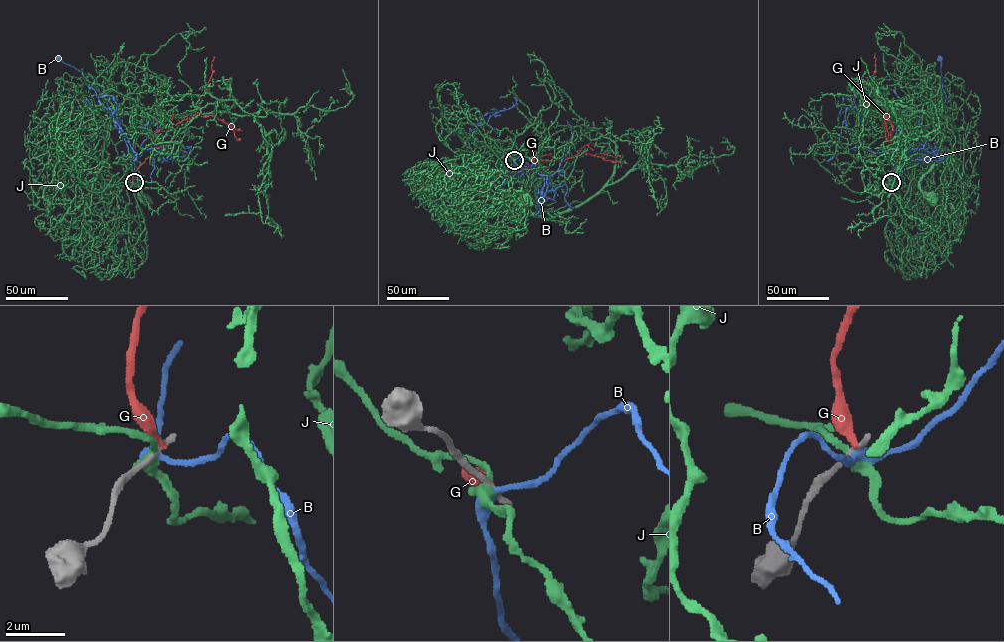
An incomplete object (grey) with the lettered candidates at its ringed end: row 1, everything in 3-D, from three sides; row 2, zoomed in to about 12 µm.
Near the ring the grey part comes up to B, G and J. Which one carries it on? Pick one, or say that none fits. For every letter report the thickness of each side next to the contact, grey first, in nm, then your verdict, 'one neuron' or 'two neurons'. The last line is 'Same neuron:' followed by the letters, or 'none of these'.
B: 260/340 nm | two neurons
G: 240/300 nm | two neurons
J: 260/320 nm | two neurons
Same neuron: none of these

